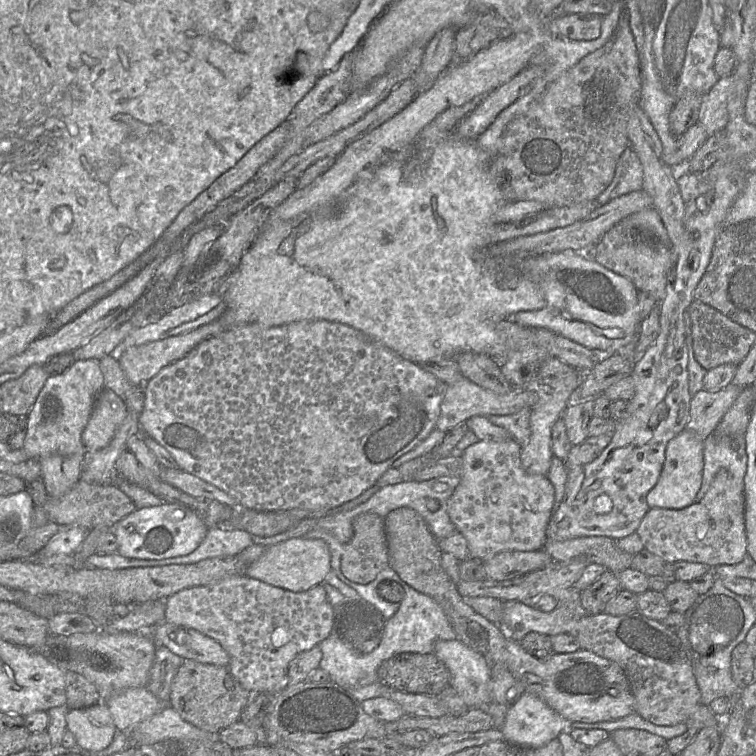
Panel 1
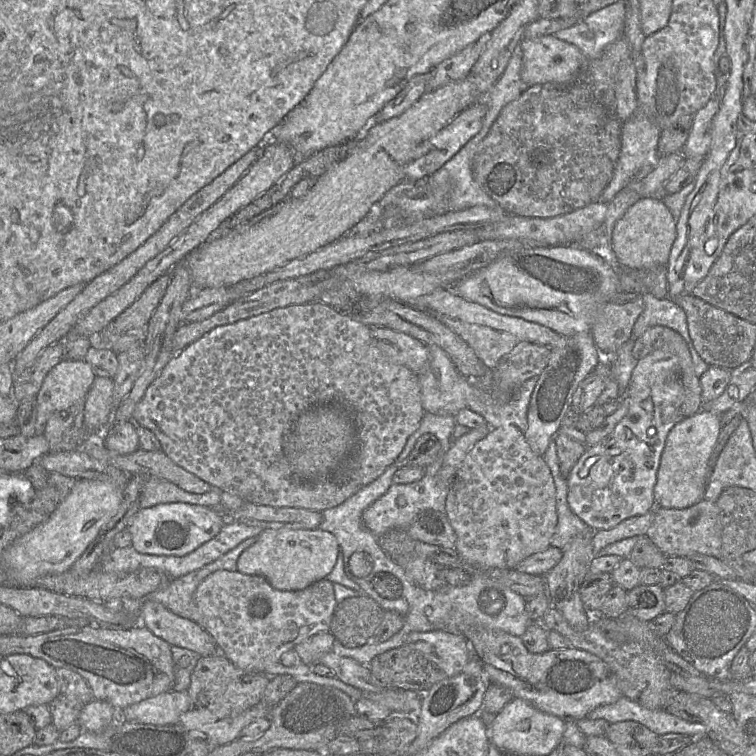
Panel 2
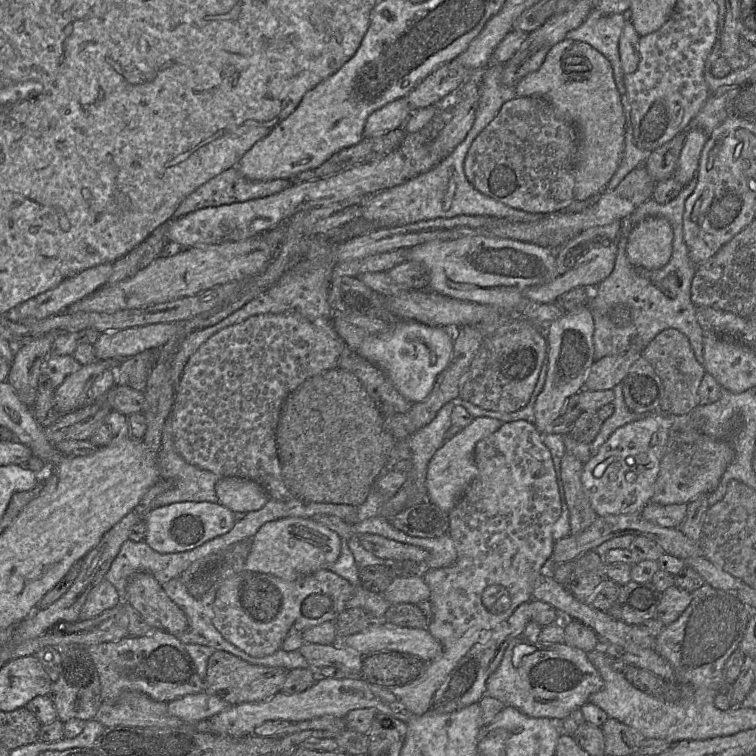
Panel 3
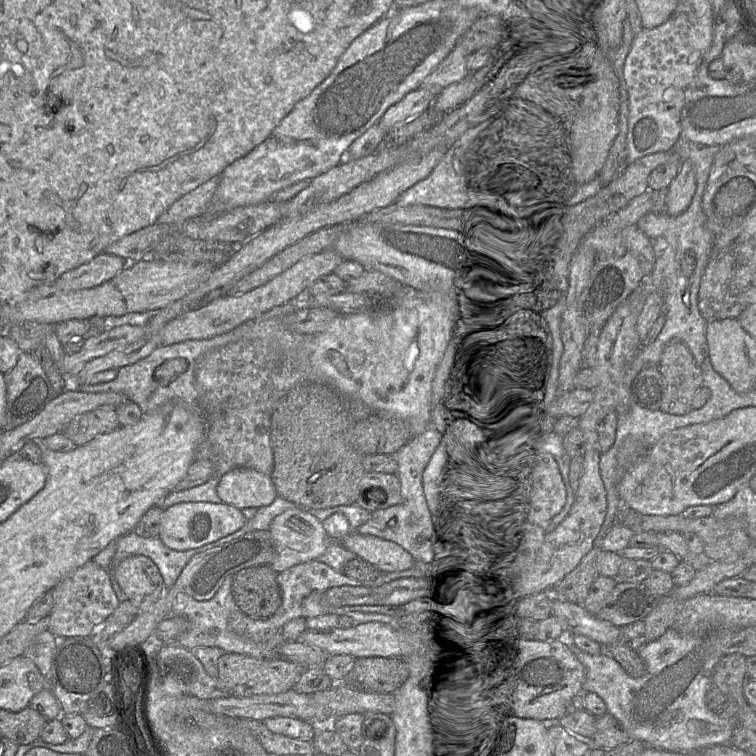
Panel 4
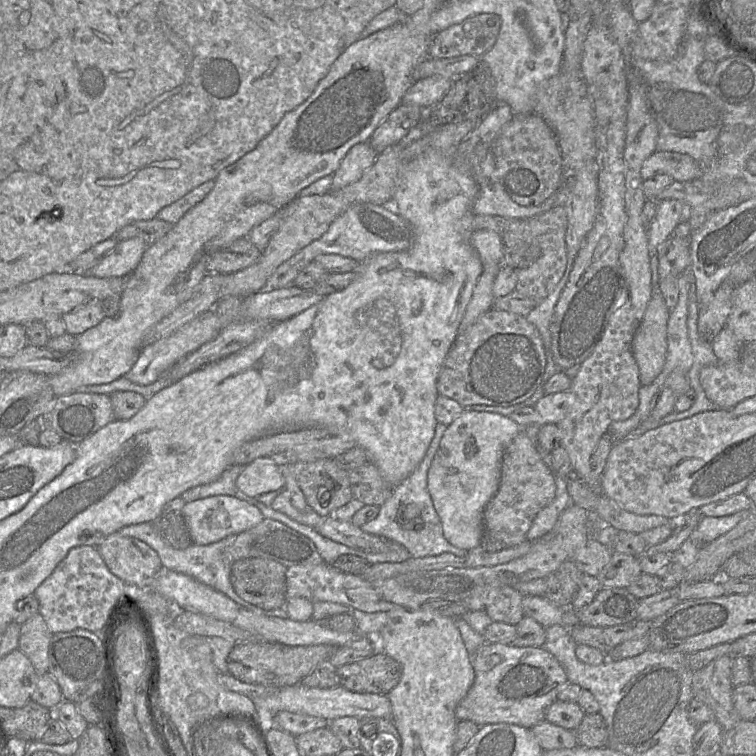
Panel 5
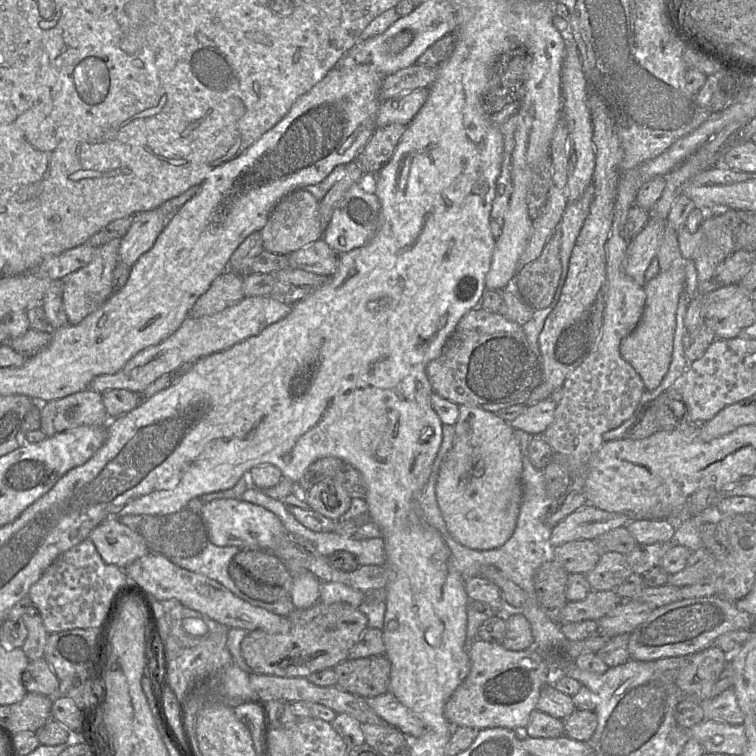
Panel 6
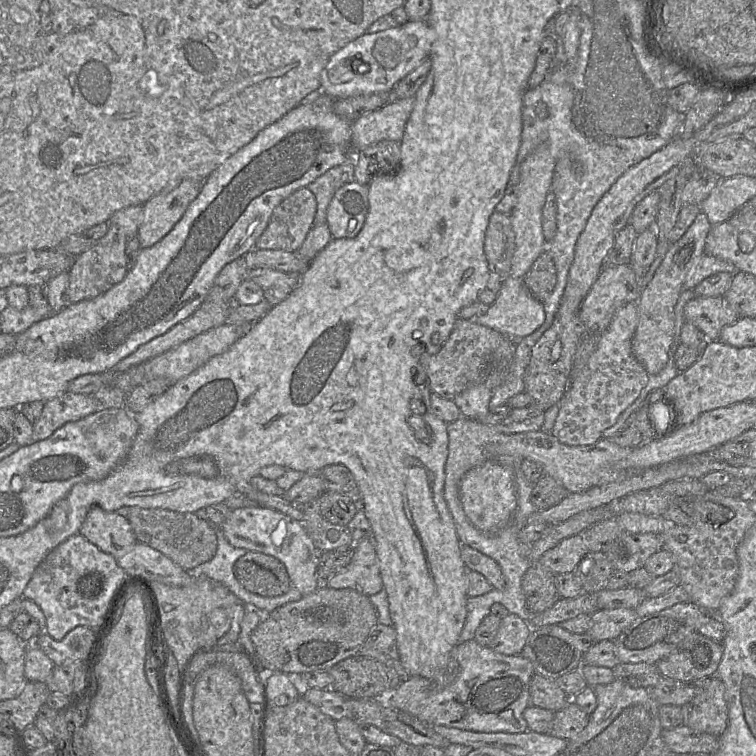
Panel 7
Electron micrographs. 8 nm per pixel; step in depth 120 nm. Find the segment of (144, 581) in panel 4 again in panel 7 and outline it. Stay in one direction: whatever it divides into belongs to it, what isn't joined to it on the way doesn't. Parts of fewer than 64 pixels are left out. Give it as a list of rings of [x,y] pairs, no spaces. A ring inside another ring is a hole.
[[[93,506],[89,510],[79,533],[115,559],[123,556],[137,543],[127,518],[117,512],[105,511],[99,506]]]

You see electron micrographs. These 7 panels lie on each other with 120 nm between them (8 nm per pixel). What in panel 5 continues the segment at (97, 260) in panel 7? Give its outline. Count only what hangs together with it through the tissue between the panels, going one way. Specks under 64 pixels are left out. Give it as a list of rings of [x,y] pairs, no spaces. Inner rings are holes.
[[[91,299],[61,317],[65,324],[66,333],[78,336],[103,320],[105,317],[103,301]]]

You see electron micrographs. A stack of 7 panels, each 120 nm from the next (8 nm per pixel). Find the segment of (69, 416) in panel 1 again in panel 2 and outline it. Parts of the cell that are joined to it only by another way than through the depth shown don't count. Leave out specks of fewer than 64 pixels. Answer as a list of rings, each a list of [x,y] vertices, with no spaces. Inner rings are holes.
[[[63,359],[56,364],[44,378],[36,395],[35,434],[43,434],[54,412],[65,411],[78,400],[86,400],[95,378],[92,367],[84,359]]]

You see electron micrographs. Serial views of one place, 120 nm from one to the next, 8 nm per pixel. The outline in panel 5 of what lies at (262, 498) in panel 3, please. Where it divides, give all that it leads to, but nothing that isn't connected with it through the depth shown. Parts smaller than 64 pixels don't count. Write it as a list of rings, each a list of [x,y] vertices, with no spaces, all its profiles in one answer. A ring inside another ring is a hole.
[[[256,459],[245,465],[236,480],[240,493],[257,498],[259,495],[285,488],[280,466],[268,459]]]

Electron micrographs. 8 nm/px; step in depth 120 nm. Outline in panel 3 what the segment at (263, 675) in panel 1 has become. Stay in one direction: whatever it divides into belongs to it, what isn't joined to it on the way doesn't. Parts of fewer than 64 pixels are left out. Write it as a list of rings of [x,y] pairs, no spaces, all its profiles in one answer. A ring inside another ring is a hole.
[[[329,569],[318,570],[294,581],[285,581],[268,573],[243,571],[229,576],[219,585],[213,603],[212,623],[228,642],[251,656],[263,657],[276,652],[290,633],[334,621],[346,609],[346,602],[352,597],[355,588],[355,585]],[[251,577],[270,582],[281,594],[281,607],[269,621],[255,620],[242,607],[241,585]]]

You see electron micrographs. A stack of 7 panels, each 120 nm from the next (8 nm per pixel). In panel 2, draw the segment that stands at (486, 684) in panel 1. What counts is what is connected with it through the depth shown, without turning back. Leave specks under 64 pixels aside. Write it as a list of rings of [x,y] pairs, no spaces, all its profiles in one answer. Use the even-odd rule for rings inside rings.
[[[441,630],[411,632],[406,636],[405,646],[421,652],[443,671],[445,677],[460,673],[474,656],[462,635]]]

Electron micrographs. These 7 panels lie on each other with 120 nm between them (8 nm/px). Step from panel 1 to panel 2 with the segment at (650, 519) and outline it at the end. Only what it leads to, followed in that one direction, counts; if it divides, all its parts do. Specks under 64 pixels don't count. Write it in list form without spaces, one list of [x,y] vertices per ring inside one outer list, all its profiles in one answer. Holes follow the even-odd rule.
[[[706,499],[684,509],[654,508],[654,520],[647,536],[665,556],[688,557],[699,553],[719,558],[721,551],[721,521],[716,502]]]

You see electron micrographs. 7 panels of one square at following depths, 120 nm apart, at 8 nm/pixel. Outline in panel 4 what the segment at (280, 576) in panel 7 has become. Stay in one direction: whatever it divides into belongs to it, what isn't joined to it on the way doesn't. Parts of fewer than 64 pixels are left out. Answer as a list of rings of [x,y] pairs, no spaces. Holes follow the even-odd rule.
[[[270,565],[253,566],[237,572],[232,585],[237,606],[253,619],[272,616],[282,603],[277,576]]]

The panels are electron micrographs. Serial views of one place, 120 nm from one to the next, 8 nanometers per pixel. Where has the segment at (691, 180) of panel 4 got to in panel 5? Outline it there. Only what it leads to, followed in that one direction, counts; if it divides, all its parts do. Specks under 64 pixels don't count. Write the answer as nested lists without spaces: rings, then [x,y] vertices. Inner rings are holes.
[[[668,199],[657,204],[656,215],[647,228],[651,255],[671,236],[685,213],[686,205],[679,200]]]

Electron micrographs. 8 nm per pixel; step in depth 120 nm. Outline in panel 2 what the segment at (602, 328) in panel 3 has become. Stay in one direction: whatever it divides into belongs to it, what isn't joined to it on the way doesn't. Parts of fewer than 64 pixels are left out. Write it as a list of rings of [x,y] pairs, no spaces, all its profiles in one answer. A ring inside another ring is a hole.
[[[649,292],[642,294],[644,310],[637,318],[630,337],[639,338],[648,328],[666,326],[678,332],[686,341],[691,353],[694,370],[698,377],[710,367],[697,353],[689,334],[685,311],[670,298],[656,298]]]

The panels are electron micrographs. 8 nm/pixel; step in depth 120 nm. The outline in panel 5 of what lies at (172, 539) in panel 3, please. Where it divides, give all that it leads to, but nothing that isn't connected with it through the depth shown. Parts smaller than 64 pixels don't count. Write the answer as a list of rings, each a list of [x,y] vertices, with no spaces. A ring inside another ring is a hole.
[[[219,495],[186,503],[182,508],[182,518],[187,526],[193,544],[208,545],[230,535],[238,535],[264,520],[258,507],[235,496]]]

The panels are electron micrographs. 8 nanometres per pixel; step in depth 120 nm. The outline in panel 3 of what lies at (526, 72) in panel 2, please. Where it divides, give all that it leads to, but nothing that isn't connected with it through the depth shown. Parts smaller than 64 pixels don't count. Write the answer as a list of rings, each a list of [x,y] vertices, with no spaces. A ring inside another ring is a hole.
[[[564,39],[552,46],[541,67],[524,76],[515,87],[516,96],[542,97],[550,103],[556,113],[574,126],[578,143],[574,164],[574,199],[583,201],[600,195],[617,170],[625,146],[625,116],[621,95],[616,86],[610,62],[589,44]]]

